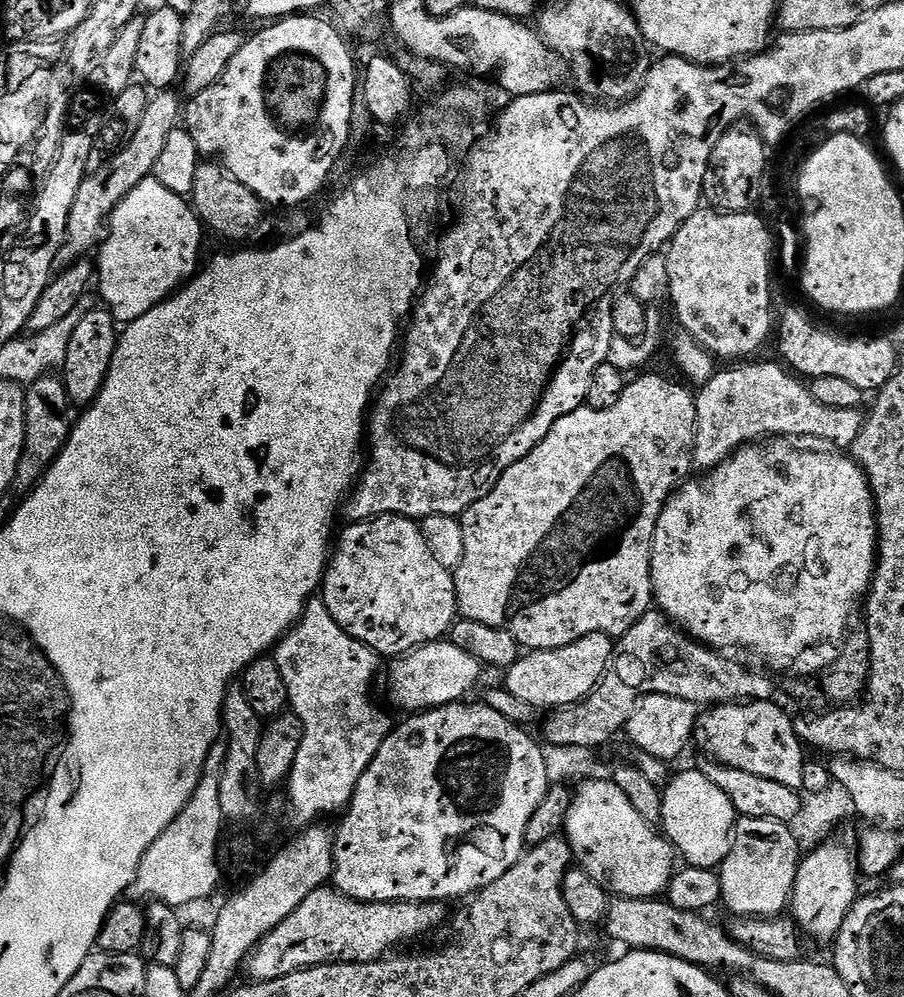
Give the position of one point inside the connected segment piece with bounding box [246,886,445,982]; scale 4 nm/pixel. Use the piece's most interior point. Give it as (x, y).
(329, 928)

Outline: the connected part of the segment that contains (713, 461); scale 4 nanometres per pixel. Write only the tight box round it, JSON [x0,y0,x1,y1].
[692,362,865,469]

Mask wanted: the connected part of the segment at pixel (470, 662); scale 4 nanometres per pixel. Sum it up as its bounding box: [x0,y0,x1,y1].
[388,639,482,714]

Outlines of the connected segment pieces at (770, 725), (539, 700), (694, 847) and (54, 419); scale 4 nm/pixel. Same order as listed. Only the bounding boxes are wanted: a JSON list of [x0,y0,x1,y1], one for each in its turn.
[[694,700,806,789],[506,632,613,710],[659,770,738,869],[15,374,70,494]]

